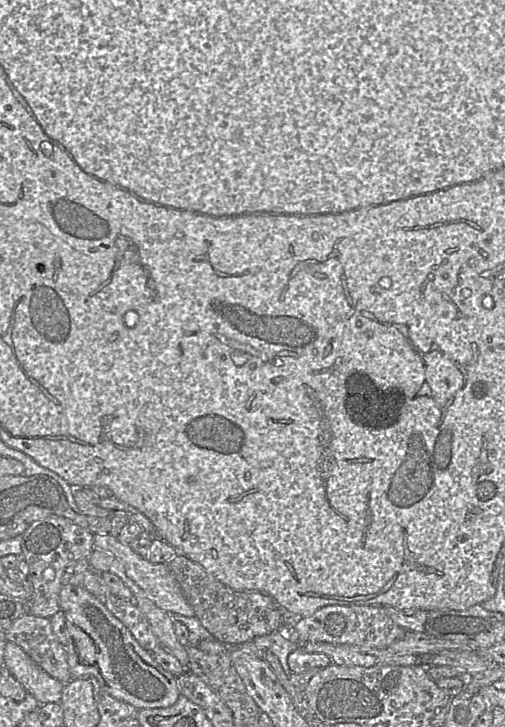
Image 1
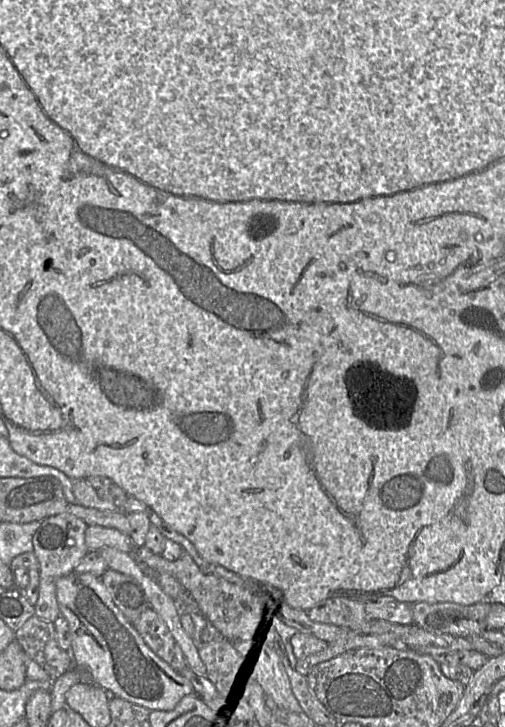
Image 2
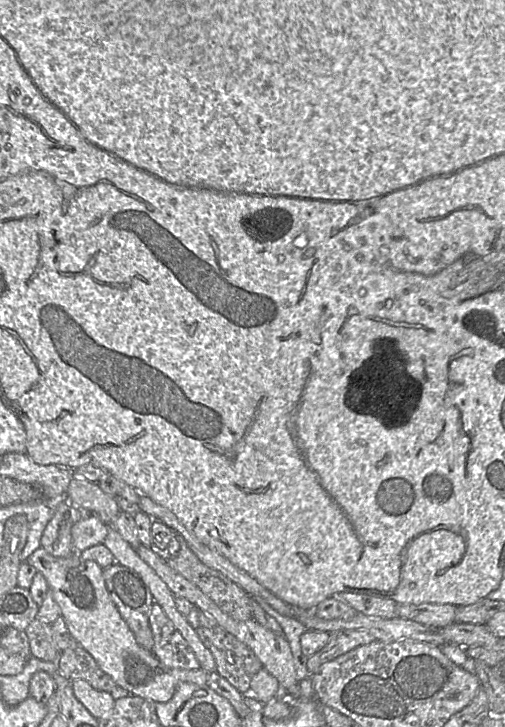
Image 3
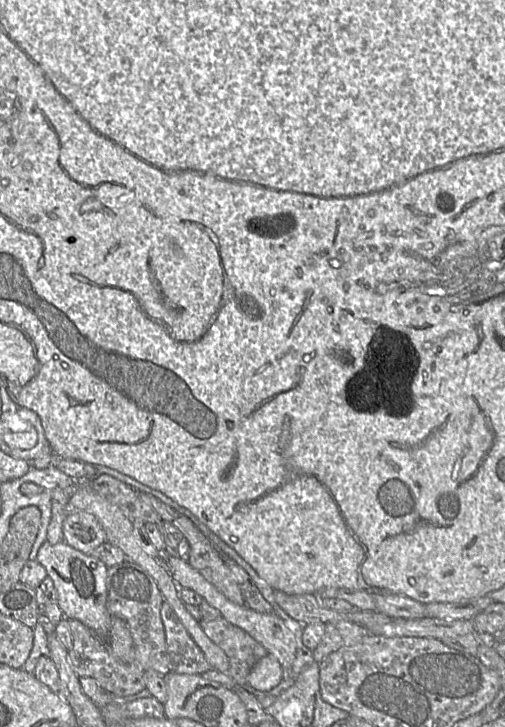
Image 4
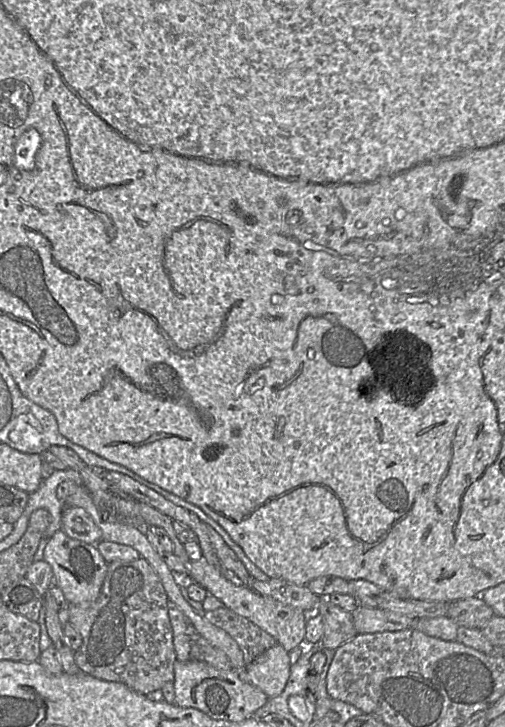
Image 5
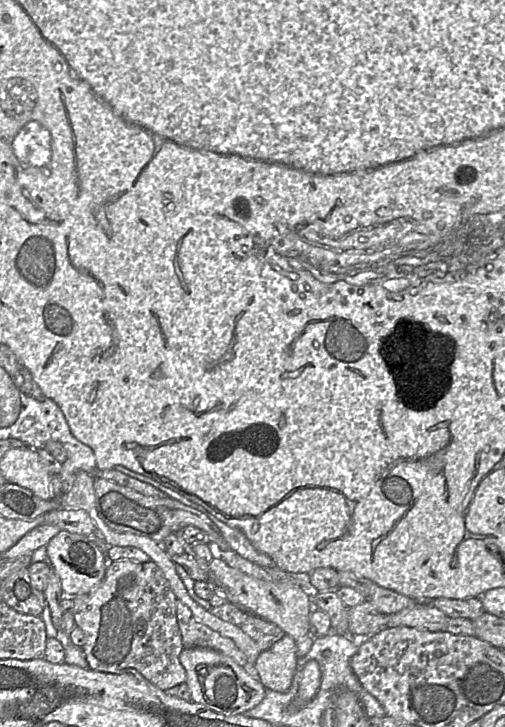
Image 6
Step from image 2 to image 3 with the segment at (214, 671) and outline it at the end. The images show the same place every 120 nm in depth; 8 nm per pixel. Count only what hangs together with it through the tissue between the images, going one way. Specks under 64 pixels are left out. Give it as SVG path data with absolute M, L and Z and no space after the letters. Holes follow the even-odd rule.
M200 626L196 632L216 662L216 672L225 678L240 693L251 688L255 674L263 667L255 653L224 628Z

